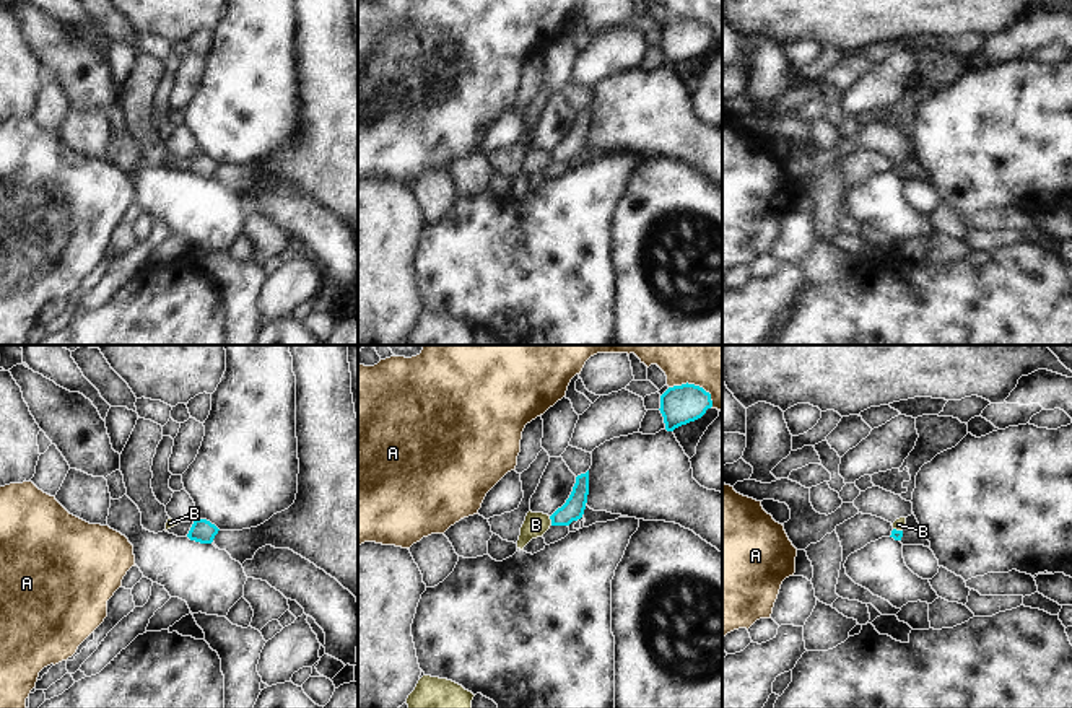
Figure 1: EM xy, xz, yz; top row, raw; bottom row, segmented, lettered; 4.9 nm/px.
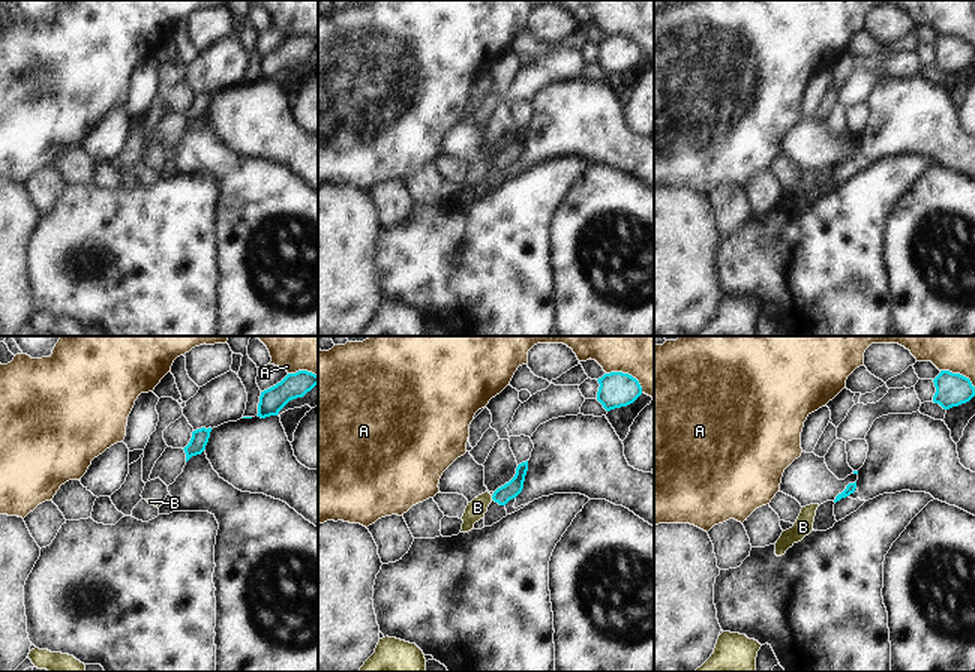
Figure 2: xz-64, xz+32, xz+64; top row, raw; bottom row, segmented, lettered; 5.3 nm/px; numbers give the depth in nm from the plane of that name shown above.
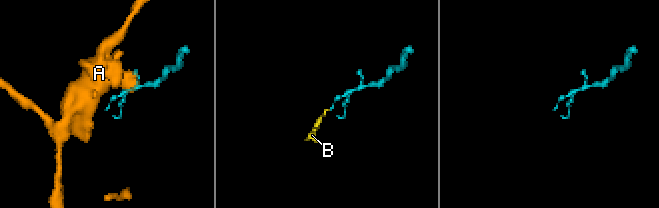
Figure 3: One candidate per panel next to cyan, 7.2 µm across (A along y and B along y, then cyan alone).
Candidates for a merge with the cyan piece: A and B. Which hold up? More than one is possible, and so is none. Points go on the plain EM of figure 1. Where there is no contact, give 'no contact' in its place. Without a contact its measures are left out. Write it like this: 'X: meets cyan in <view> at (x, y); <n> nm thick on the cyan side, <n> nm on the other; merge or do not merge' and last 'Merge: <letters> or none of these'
A: meets cyan in xz at (693, 20); 190 nm thick on the cyan side, 170 nm on the other; do not merge
B: meets cyan in xz at (552, 157); 110 nm thick on the cyan side, 120 nm on the other; do not merge
Merge: none of these

